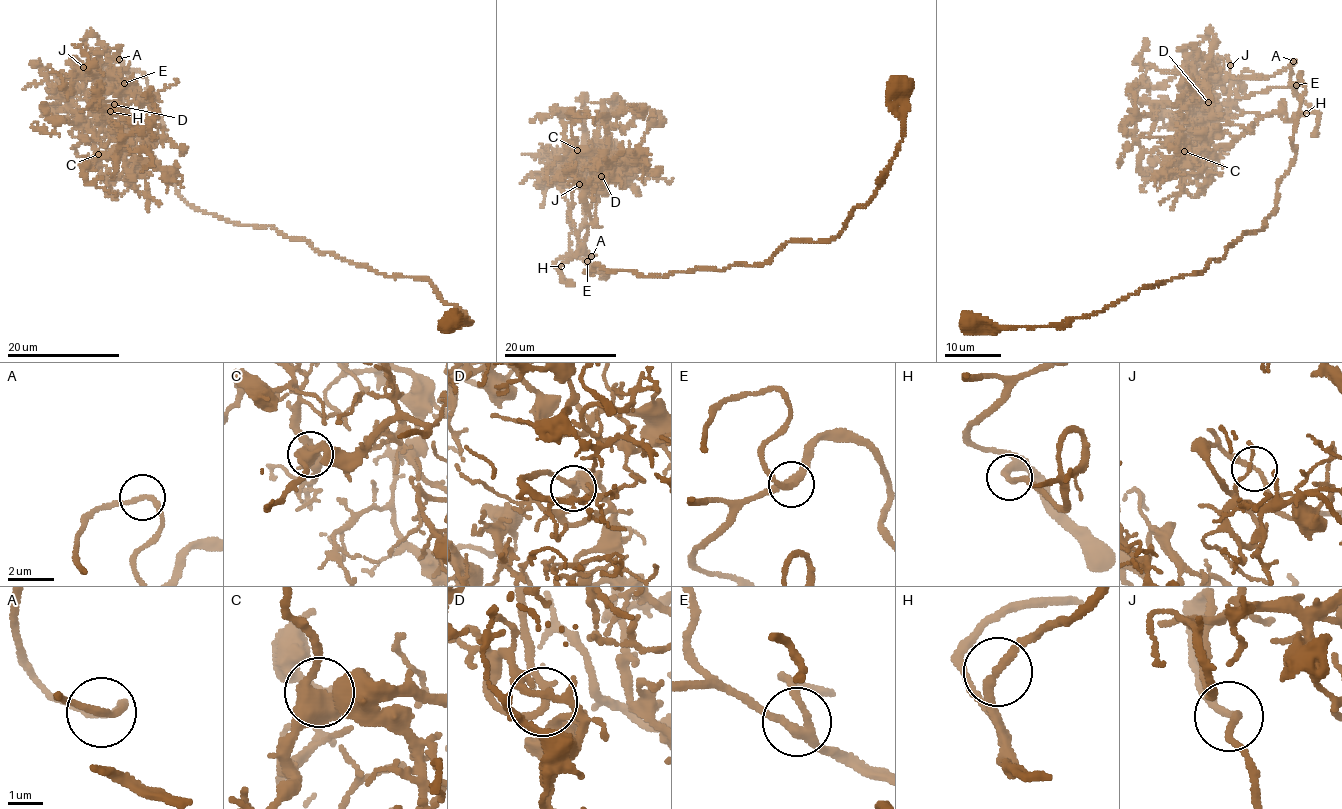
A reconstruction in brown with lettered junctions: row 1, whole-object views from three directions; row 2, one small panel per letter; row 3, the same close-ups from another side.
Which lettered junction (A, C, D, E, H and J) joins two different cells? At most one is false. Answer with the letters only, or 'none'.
none

